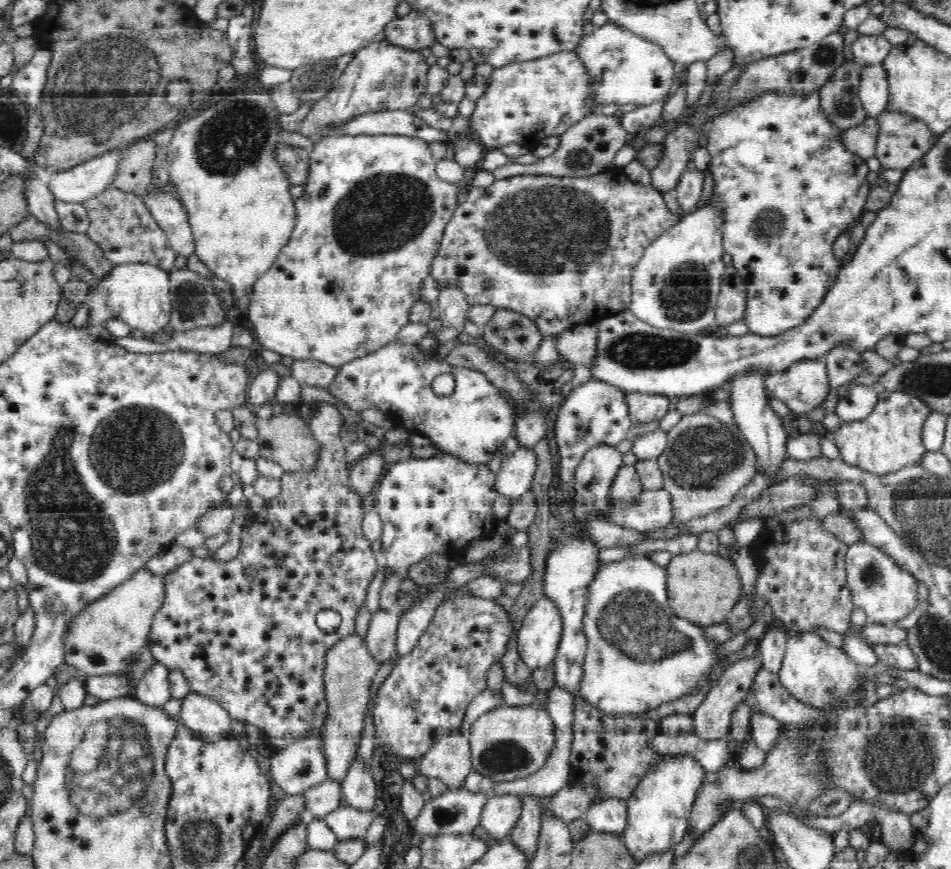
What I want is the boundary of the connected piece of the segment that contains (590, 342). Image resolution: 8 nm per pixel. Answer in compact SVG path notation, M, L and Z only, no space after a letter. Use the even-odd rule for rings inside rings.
M578 324L555 335L560 358L590 366L595 357L597 325Z

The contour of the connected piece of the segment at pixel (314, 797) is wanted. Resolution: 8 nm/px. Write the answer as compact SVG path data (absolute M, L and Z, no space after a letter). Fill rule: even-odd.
M324 780L303 794L306 803L302 816L308 821L323 819L326 814L340 807L342 797L342 783L334 780Z

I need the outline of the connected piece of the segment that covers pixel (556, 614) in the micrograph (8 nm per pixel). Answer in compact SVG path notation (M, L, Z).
M542 594L517 630L517 651L522 662L532 671L553 664L561 634L560 611Z

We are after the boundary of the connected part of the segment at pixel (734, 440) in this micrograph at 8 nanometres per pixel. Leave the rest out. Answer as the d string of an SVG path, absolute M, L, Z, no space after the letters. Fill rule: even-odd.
M703 412L681 416L679 422L668 430L666 448L657 456L656 461L663 472L663 489L672 496L677 524L708 516L711 512L728 506L740 488L744 488L759 469L757 456L740 429L734 423L726 424Z

